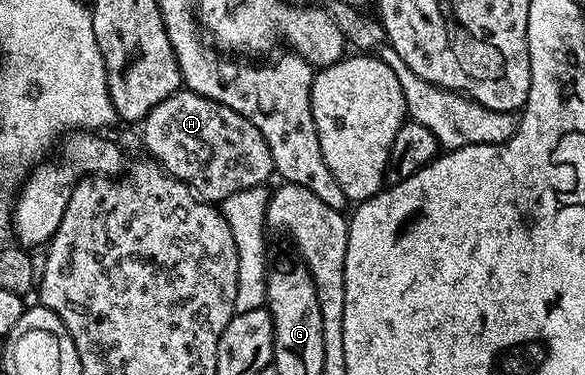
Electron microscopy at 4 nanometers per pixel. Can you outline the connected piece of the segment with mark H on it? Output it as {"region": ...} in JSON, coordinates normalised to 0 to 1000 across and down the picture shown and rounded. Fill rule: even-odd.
{"region":[[[320,235],[301,243],[275,277],[265,280],[246,315],[241,344],[246,384],[258,408],[255,413],[274,435],[289,472],[320,488],[337,525],[364,544],[410,507],[453,493],[460,469],[470,461],[460,387],[434,331],[400,291],[373,277],[356,259],[330,251]]]}

